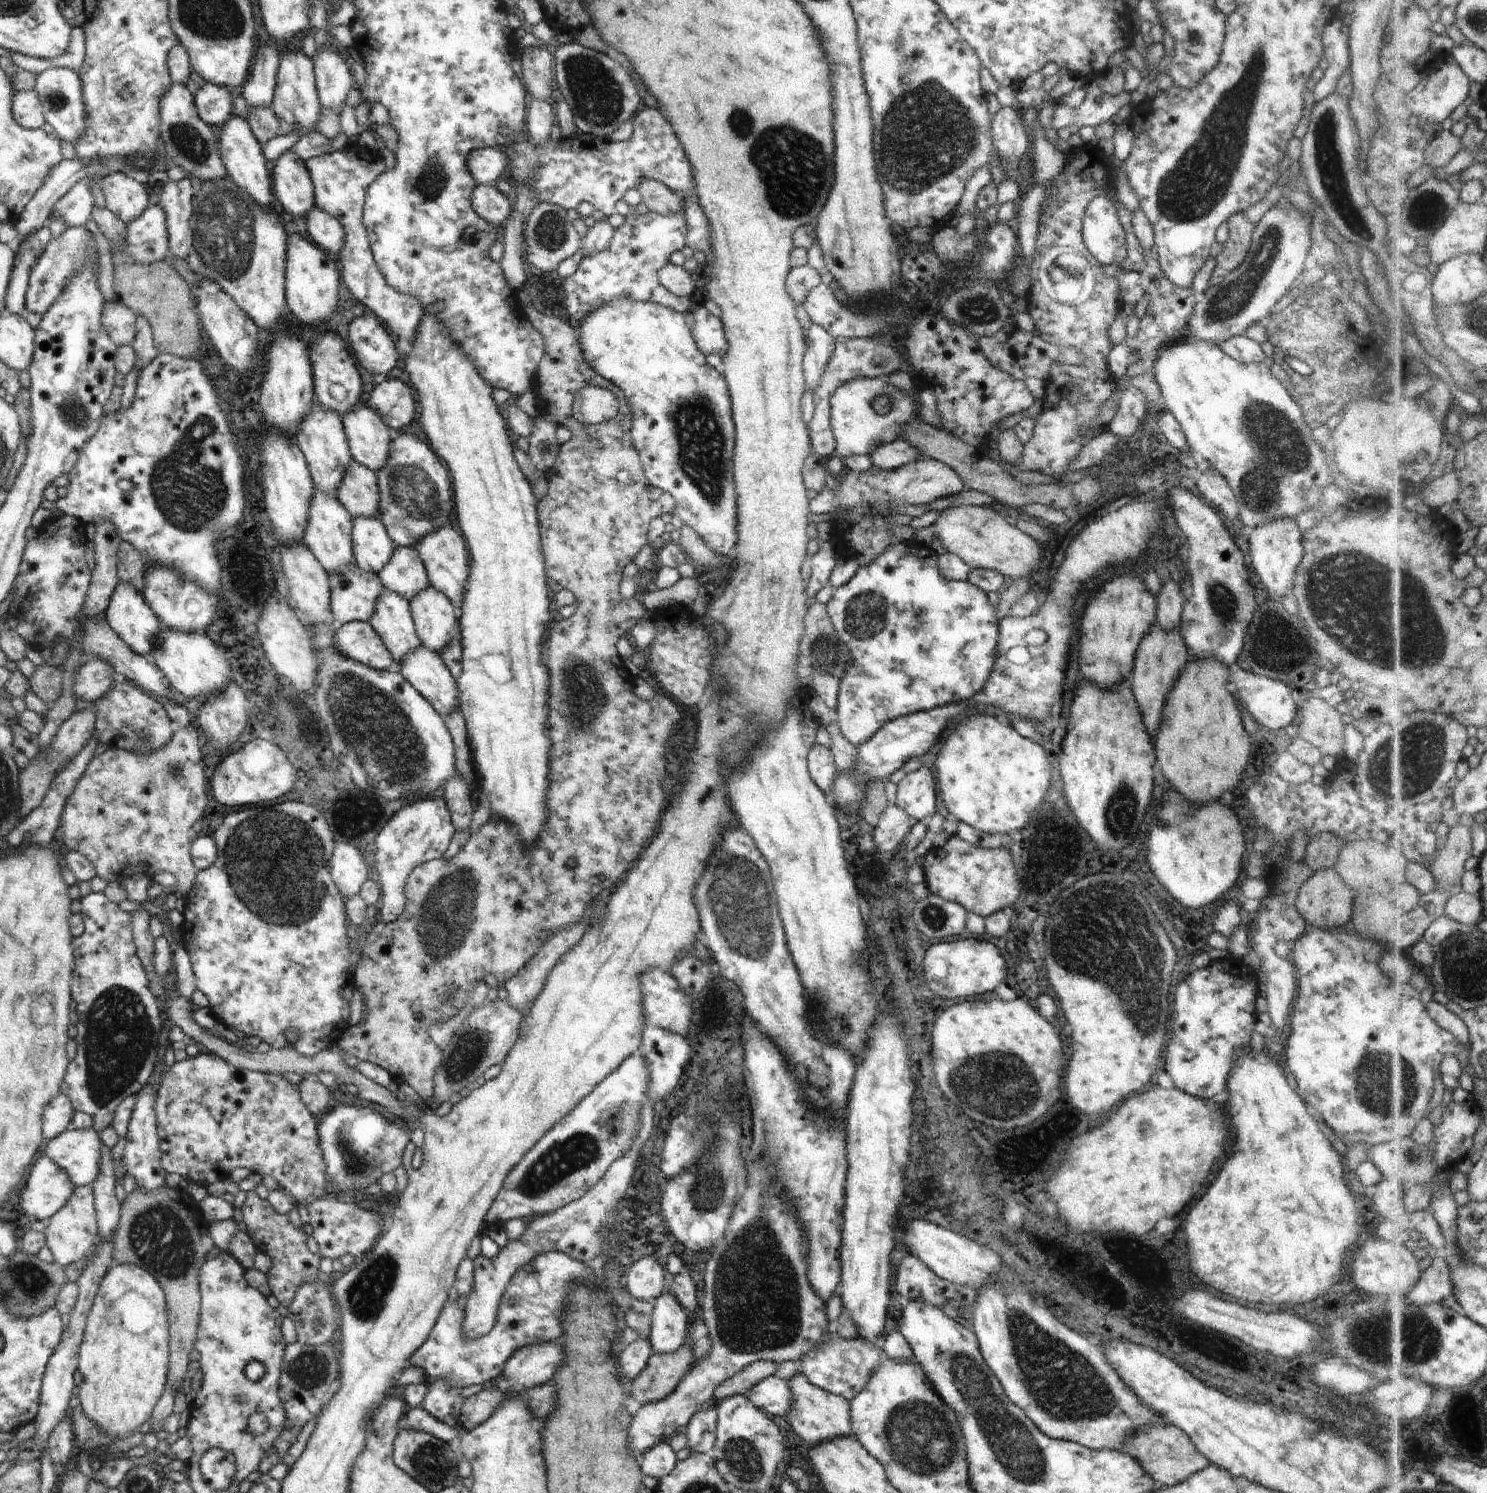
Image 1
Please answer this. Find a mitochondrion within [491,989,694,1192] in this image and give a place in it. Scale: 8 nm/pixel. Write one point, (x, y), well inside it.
(612, 1130)

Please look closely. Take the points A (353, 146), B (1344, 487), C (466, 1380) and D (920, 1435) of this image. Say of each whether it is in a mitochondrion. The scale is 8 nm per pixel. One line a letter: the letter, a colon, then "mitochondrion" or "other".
A: other
B: other
C: other
D: mitochondrion

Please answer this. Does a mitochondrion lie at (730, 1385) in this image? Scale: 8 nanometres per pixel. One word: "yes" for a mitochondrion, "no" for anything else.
no

